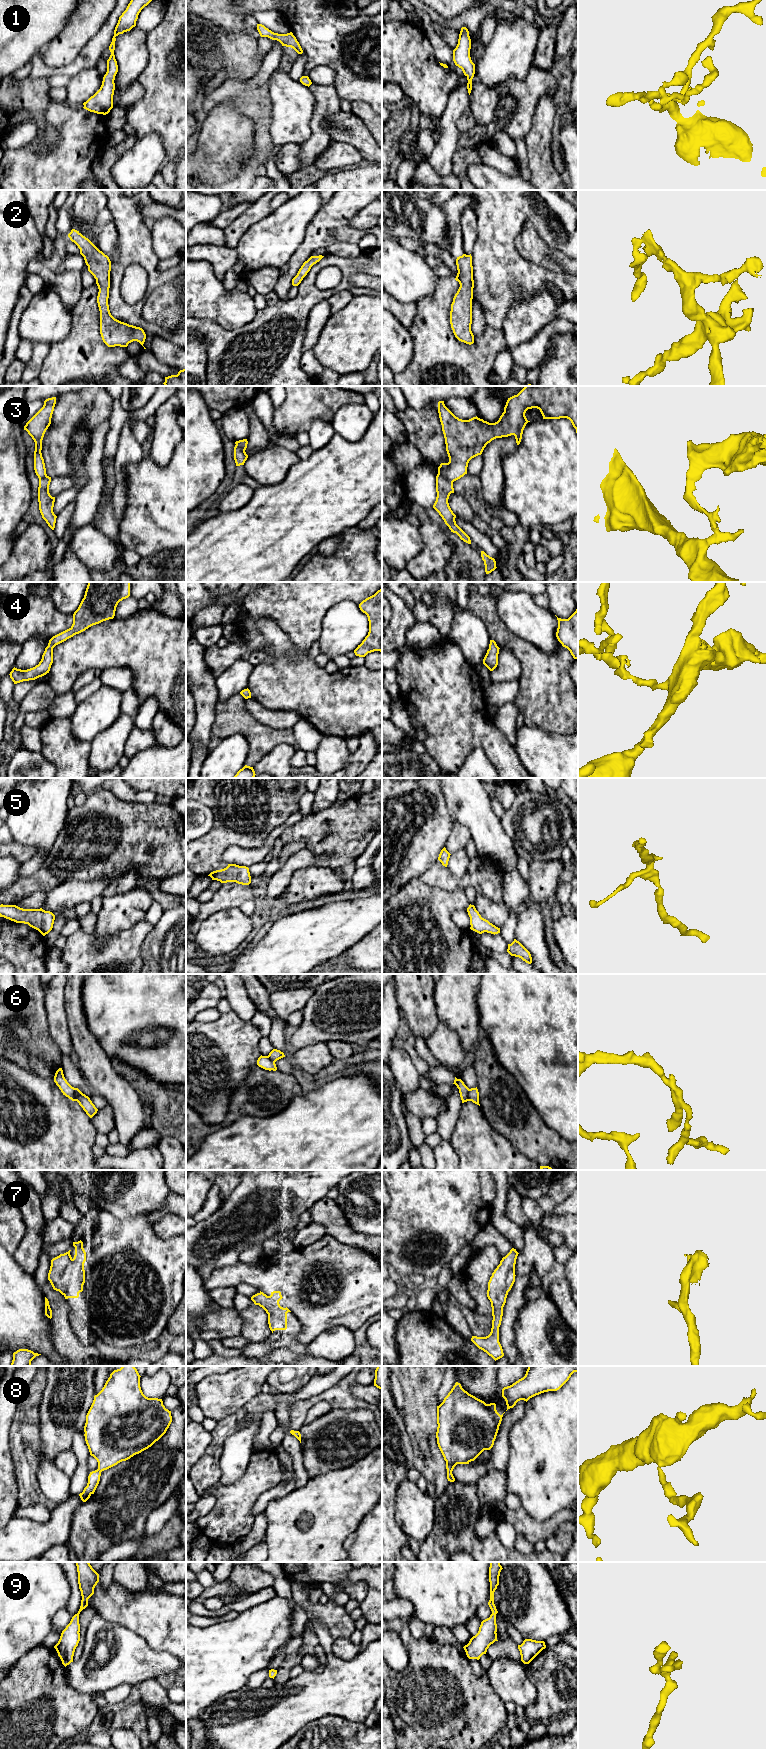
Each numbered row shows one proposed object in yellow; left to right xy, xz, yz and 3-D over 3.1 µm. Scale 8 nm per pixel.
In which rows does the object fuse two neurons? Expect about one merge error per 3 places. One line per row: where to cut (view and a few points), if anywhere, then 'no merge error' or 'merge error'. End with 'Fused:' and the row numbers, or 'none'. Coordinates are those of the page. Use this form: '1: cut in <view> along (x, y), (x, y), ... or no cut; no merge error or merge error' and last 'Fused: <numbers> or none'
1: no cut; no merge error
2: no cut; no merge error
3: cut in yz along (438, 473), (452, 482); merge error
4: no cut; no merge error
5: no cut; no merge error
6: no cut; no merge error
7: no cut; no merge error
8: no cut; no merge error
9: no cut; no merge error
Fused: 3

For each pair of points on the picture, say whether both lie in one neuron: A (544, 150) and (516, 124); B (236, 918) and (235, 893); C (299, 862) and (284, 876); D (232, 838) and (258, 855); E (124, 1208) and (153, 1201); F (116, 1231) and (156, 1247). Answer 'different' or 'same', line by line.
A: different
B: different
C: same
D: different
E: same
F: same

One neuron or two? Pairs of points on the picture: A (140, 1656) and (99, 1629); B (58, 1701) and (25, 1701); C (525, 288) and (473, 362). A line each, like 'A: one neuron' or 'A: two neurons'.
A: one neuron
B: one neuron
C: two neurons

